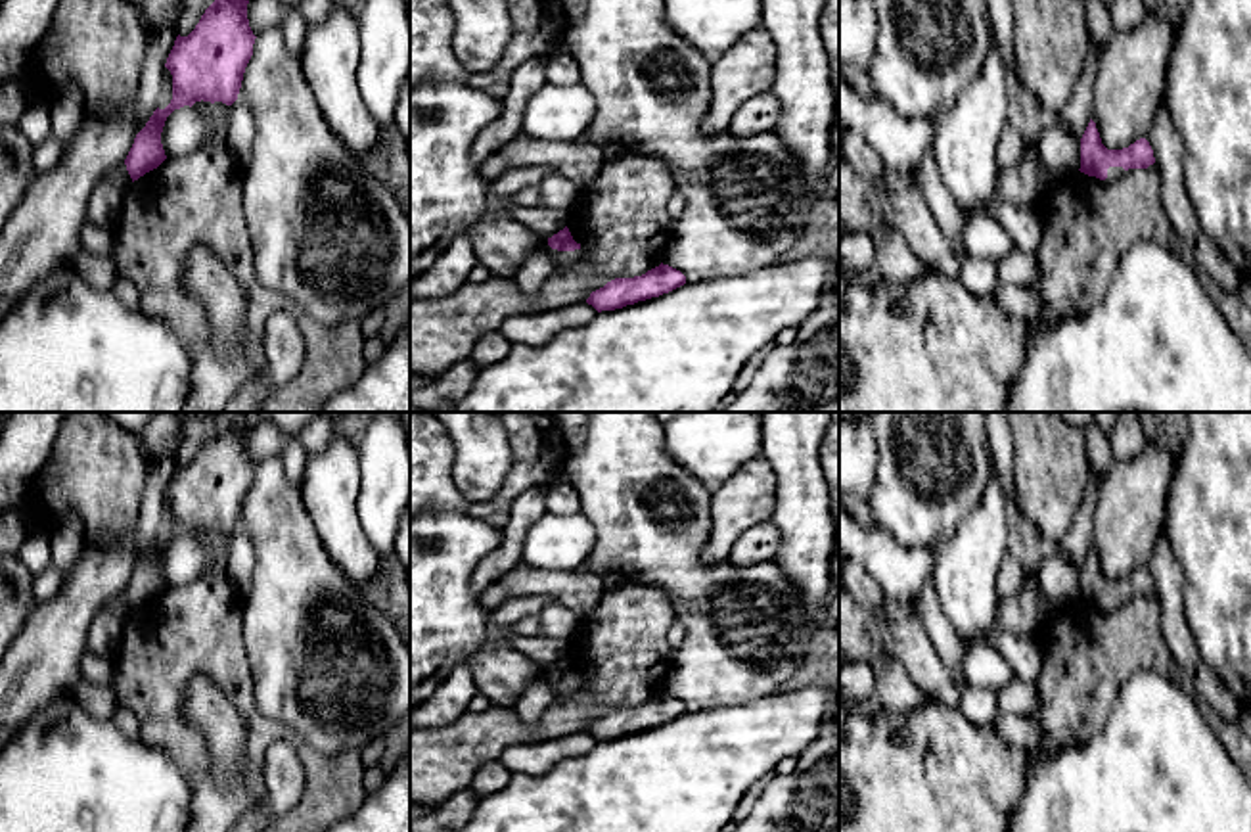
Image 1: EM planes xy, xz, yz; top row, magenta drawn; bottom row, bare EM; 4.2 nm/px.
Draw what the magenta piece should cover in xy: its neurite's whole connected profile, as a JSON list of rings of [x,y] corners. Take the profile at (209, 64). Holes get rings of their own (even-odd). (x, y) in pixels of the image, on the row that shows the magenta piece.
[[[215,0],[188,36],[176,36],[165,63],[172,75],[172,100],[165,109],[157,107],[134,138],[125,159],[132,182],[167,159],[161,132],[174,109],[201,100],[226,105],[238,100],[257,38],[249,27],[247,4]]]

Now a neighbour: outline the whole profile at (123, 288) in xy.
[[[119,276],[109,291],[126,307],[138,307],[140,295],[128,278]]]

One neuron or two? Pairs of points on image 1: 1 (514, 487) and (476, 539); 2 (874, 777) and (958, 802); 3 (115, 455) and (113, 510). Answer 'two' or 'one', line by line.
1: two
2: one
3: one

